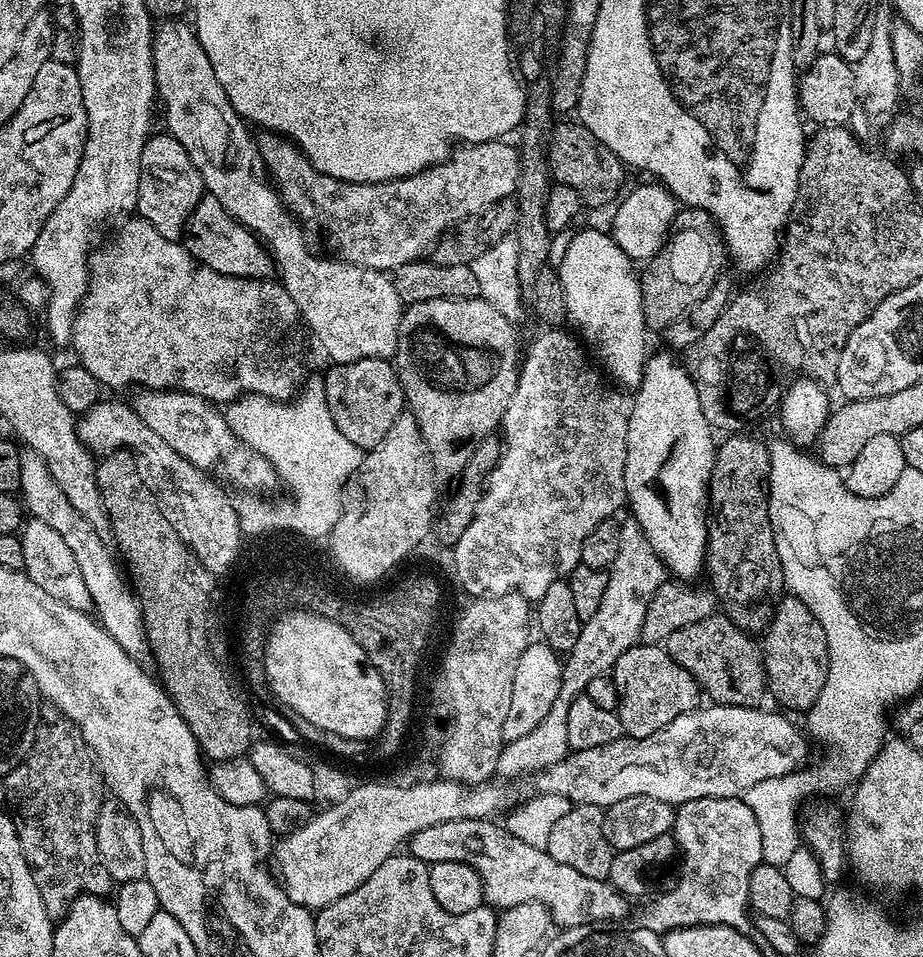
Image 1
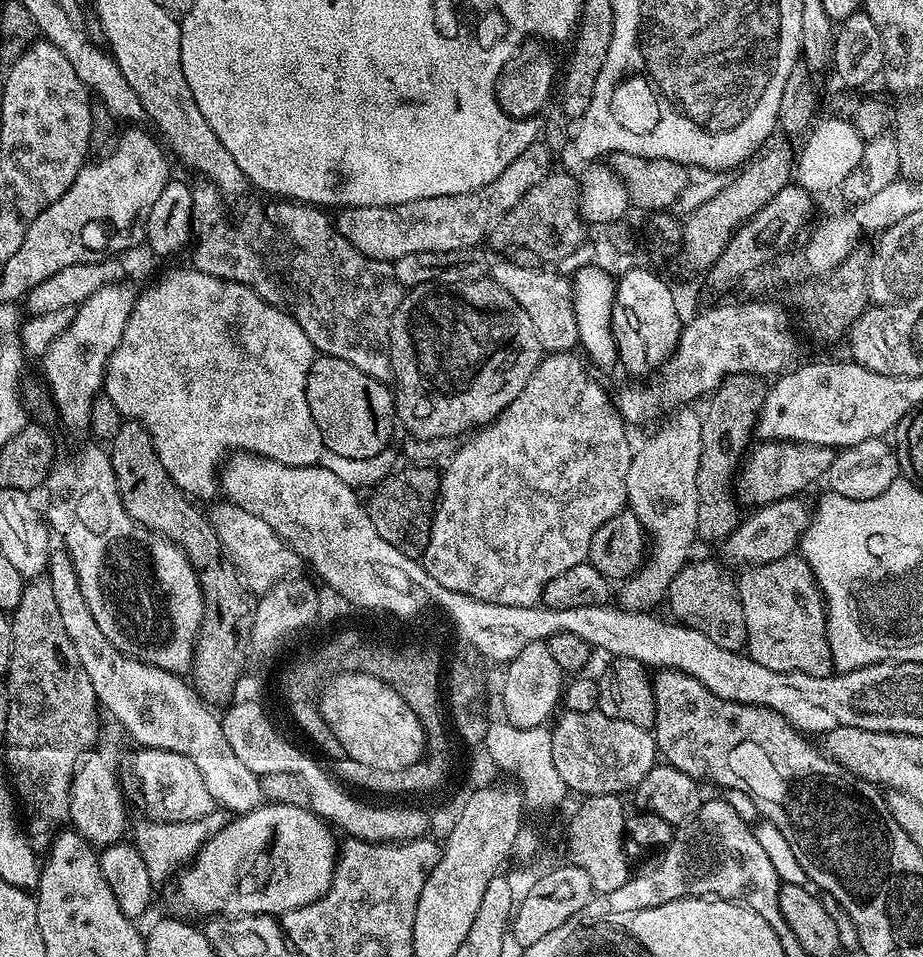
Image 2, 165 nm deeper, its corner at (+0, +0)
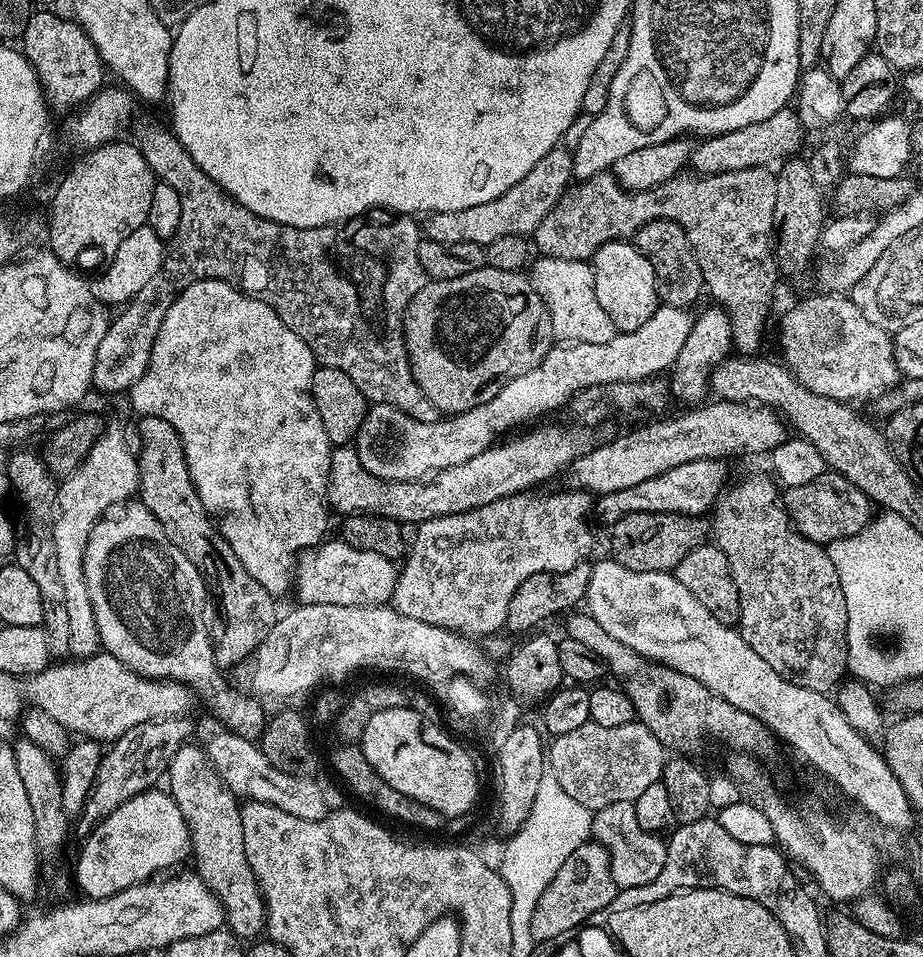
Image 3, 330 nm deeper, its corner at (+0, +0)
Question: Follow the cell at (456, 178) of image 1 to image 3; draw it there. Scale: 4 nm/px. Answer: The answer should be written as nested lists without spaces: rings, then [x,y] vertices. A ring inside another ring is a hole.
[[[564,146],[550,149],[506,194],[498,194],[490,202],[482,202],[482,206],[470,206],[466,210],[453,212],[433,212],[425,215],[422,220],[422,232],[427,239],[442,242],[449,246],[487,246],[498,238],[507,236],[527,237],[526,234],[535,233],[538,222],[546,218],[568,191],[573,183],[572,154]]]

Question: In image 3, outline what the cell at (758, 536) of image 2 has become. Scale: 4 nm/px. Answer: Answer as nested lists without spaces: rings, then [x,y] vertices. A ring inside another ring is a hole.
[[[826,470],[812,482],[788,488],[784,493],[782,503],[787,508],[788,517],[795,524],[797,532],[816,544],[827,546],[833,540],[850,538],[874,519],[874,504],[868,496],[858,486],[854,486],[854,483],[833,470]]]

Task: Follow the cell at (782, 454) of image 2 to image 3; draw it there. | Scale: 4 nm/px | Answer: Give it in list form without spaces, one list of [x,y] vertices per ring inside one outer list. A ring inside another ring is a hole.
[[[724,460],[686,462],[682,466],[674,466],[674,470],[658,474],[658,478],[646,478],[646,482],[638,482],[638,486],[605,492],[595,501],[595,519],[597,516],[605,526],[611,526],[626,514],[635,512],[677,512],[683,516],[703,517],[703,512],[707,513],[715,505],[729,483],[726,465]]]

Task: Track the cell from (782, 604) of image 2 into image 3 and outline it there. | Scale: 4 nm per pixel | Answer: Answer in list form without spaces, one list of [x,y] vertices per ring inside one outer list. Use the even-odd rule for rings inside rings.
[[[752,472],[742,477],[721,495],[711,513],[710,536],[722,554],[726,554],[726,562],[738,586],[738,631],[750,650],[756,651],[769,666],[774,666],[782,678],[803,688],[827,693],[835,689],[848,672],[846,598],[842,598],[838,570],[827,547],[797,532],[795,524],[788,517],[787,508],[778,499],[778,492],[776,496],[777,481],[765,472]]]

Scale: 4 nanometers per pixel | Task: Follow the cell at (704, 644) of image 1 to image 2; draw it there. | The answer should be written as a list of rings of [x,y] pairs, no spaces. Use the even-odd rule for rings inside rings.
[[[696,560],[685,564],[674,582],[670,582],[666,597],[666,608],[673,612],[675,619],[687,628],[698,630],[722,646],[722,650],[741,651],[747,645],[746,614],[742,614],[740,590],[734,576],[712,560]]]

